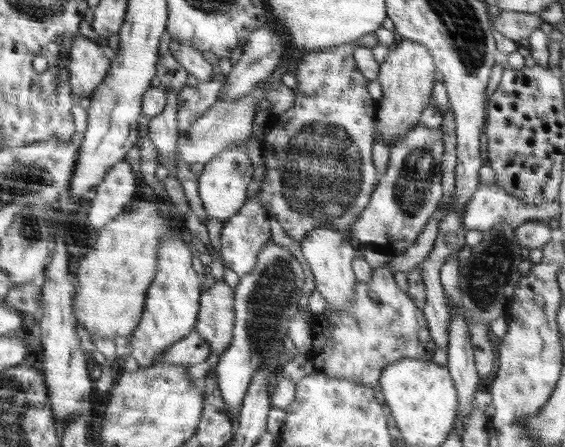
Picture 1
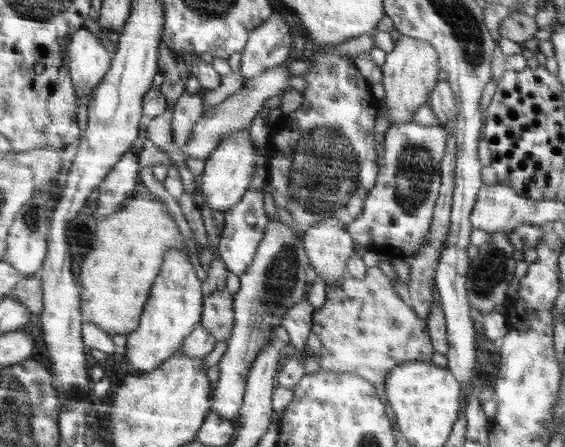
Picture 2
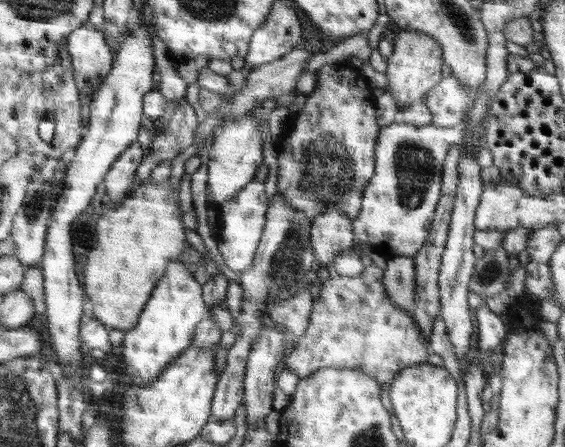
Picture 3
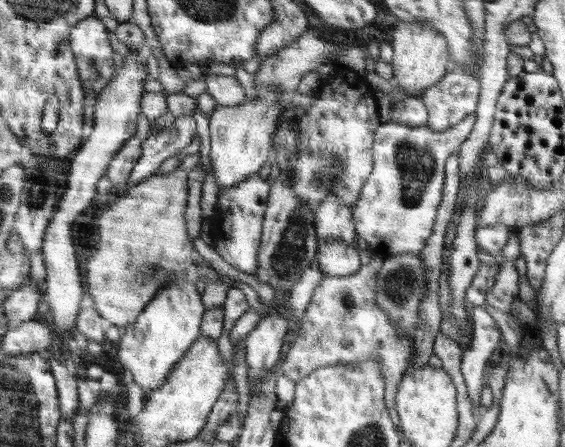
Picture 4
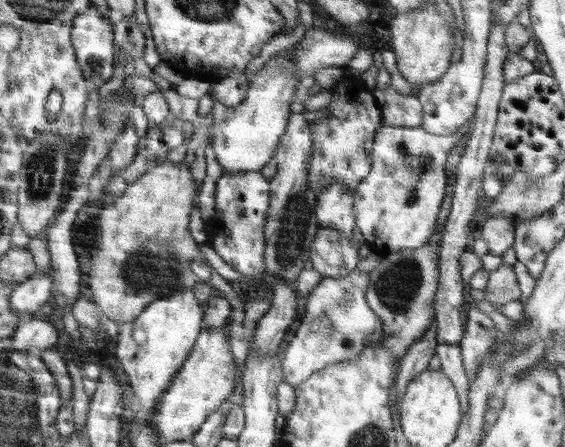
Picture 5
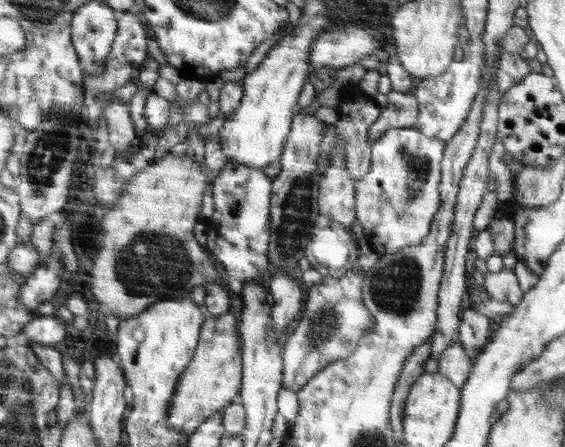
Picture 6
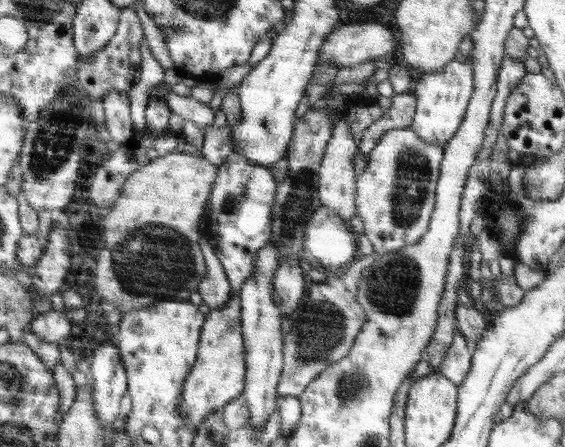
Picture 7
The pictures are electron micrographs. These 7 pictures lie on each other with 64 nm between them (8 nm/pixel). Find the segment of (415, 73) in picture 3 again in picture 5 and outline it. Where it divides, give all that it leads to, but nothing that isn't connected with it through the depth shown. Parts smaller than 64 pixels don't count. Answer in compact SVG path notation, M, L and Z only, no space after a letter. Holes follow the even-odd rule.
M432 5L415 8L407 13L394 15L391 20L392 48L396 55L398 74L414 90L436 82L446 73L452 58L452 31L447 18Z

